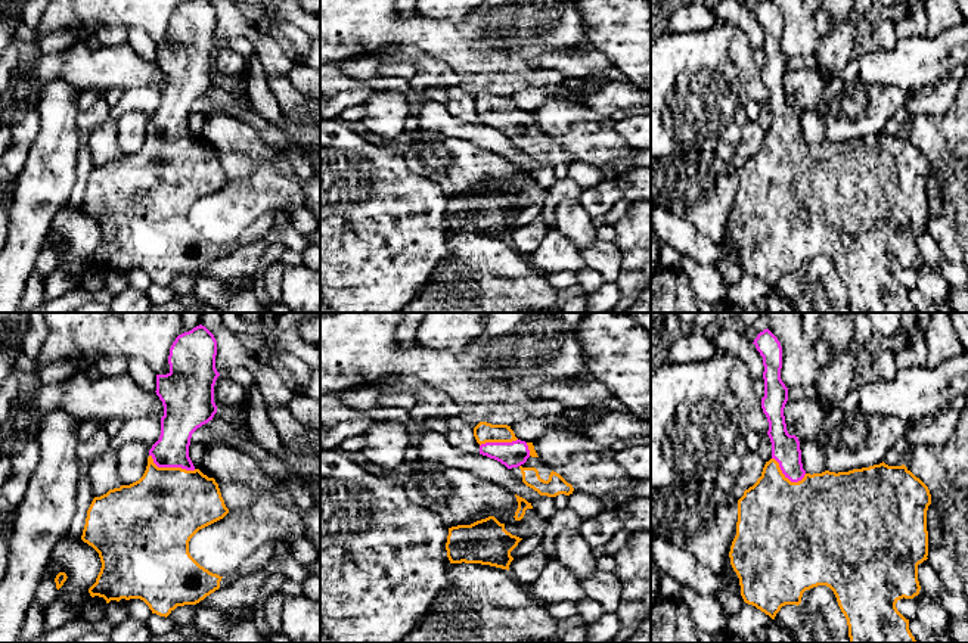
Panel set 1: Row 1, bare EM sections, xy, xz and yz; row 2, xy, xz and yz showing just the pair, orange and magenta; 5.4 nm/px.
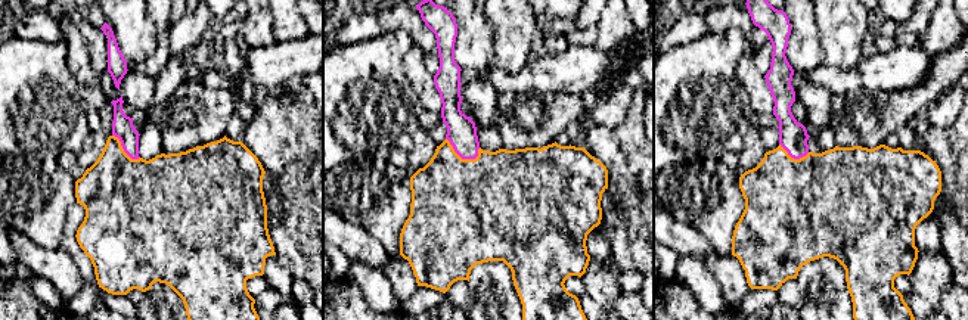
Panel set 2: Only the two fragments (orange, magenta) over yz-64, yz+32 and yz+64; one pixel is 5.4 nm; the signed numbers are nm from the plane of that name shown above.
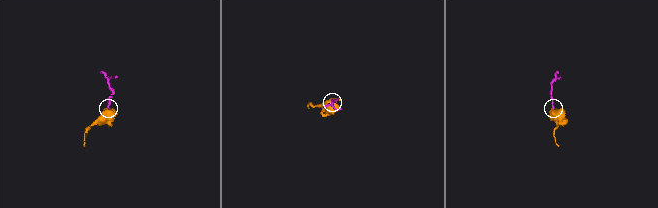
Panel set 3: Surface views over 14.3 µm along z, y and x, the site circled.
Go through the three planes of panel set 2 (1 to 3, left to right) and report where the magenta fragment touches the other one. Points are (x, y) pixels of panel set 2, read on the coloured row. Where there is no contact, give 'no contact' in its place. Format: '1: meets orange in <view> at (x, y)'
1: meets orange in yz-64 at (123, 149)
2: meets orange in yz+32 at (459, 157)
3: meets orange in yz+64 at (793, 158)

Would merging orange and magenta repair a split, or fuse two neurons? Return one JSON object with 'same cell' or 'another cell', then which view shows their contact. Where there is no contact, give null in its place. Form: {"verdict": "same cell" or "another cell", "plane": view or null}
{"verdict": "same cell", "plane": "xy"}

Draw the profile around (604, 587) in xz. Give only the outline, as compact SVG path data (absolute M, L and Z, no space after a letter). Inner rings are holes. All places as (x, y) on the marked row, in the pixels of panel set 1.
M596 571L590 577L580 580L586 597L604 608L604 612L617 614L621 603L621 583L614 572Z

